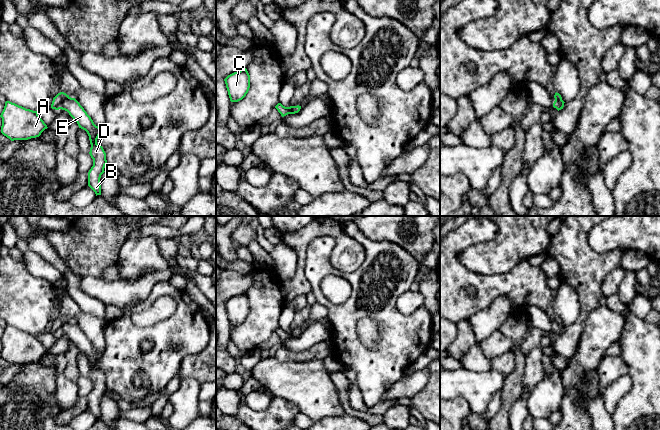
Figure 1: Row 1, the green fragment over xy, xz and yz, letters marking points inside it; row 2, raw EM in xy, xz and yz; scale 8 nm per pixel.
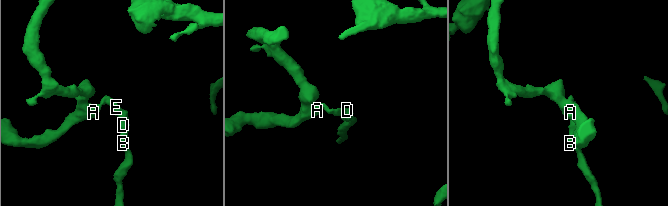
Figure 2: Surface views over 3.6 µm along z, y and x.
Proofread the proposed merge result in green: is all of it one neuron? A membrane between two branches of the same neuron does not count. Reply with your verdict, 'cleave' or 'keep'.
cleave

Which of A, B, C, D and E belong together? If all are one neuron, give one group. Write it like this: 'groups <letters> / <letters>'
groups A C / B D E

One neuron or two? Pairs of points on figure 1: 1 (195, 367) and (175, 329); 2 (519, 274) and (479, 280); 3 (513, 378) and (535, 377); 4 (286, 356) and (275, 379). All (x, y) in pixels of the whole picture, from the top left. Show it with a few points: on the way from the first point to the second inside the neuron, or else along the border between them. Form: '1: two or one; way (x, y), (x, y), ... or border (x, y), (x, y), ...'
1: two; border (205, 347), (183, 358), (178, 376)
2: one; way (509, 281), (489, 281)
3: two; border (525, 356), (525, 371), (520, 394)
4: two; border (273, 357), (279, 361), (308, 361)

